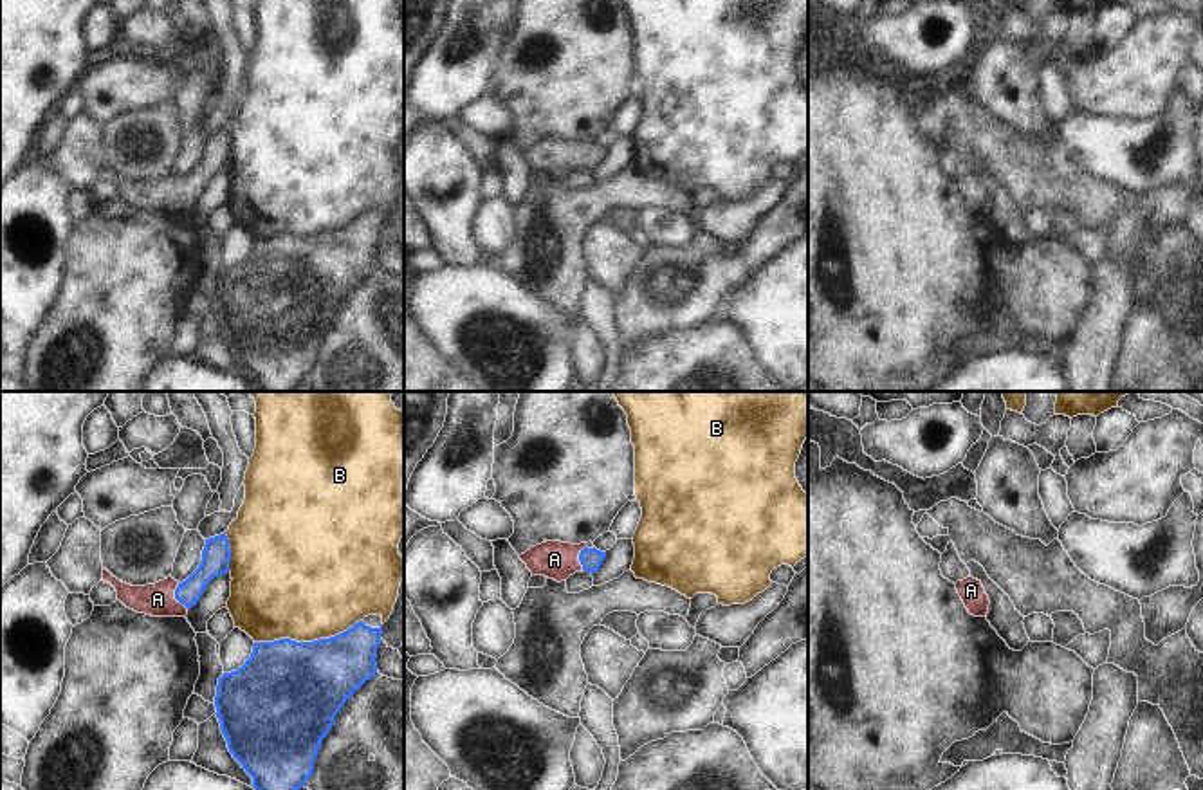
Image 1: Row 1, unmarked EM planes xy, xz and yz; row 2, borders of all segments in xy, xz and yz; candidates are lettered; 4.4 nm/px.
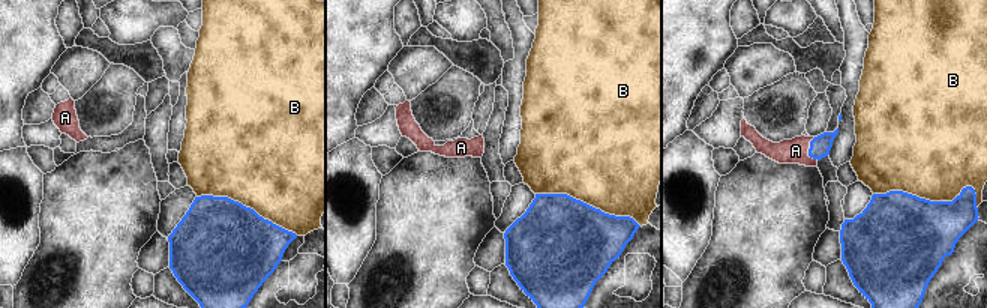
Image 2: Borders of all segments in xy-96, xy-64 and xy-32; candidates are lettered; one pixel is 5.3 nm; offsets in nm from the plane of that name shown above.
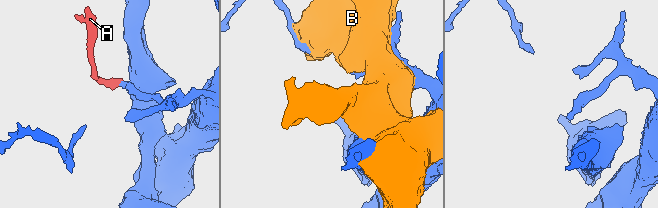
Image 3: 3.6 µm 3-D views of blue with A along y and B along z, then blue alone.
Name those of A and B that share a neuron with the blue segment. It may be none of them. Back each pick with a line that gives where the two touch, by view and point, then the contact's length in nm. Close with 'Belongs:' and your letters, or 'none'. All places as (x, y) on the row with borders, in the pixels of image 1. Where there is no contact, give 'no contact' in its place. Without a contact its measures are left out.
A: meets blue in xz at (579, 554); contact 120 nm long
Belongs: A

